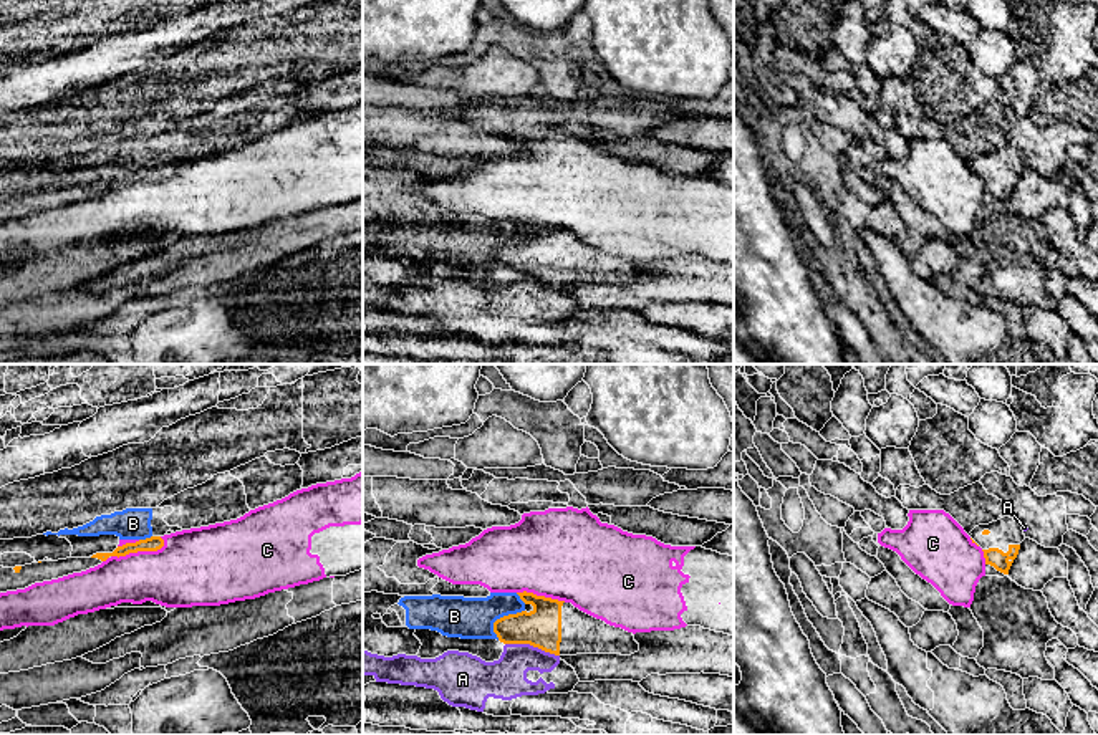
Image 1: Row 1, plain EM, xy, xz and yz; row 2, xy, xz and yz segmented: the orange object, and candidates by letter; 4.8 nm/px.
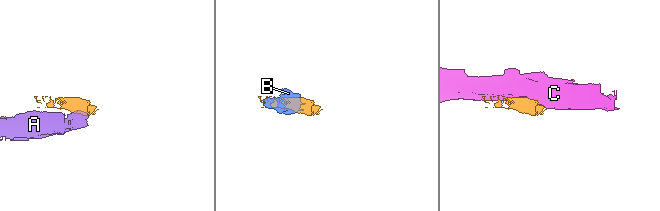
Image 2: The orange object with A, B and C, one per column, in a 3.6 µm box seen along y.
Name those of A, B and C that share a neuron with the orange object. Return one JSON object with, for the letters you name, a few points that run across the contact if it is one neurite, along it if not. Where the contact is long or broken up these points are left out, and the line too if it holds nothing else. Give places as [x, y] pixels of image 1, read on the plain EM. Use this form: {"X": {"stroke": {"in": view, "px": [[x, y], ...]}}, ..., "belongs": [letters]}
{"belongs": []}

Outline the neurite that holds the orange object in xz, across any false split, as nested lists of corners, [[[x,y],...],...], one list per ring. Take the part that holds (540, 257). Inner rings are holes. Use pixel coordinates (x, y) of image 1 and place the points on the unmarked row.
[[[517,222],[525,233],[532,233],[530,242],[522,240],[508,243],[494,252],[494,262],[503,273],[530,273],[555,285],[576,285],[576,283],[621,283],[631,285],[639,280],[633,262],[621,257],[606,253],[596,248],[571,232],[537,225],[533,222]]]

